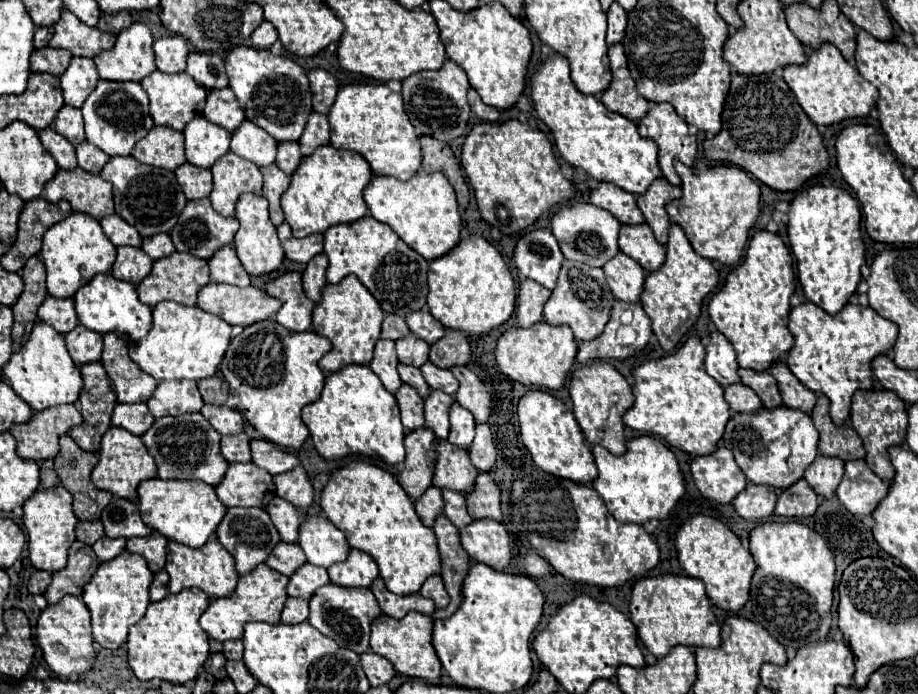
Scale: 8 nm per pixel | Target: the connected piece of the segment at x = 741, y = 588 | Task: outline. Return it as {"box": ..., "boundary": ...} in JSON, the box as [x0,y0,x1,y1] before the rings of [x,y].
{"box":[674,514,756,612],"boundary":[[[694,514],[682,522],[680,530],[676,532],[674,544],[678,552],[678,562],[688,576],[704,580],[706,594],[714,606],[724,608],[728,612],[738,612],[744,606],[744,602],[748,600],[750,578],[754,574],[756,564],[752,560],[752,554],[744,550],[738,536],[732,534],[726,524],[704,514]]]}

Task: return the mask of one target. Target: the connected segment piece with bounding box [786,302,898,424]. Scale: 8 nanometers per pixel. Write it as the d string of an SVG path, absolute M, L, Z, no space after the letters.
M804 302L790 308L788 318L788 328L794 336L794 346L786 356L788 368L806 388L830 398L830 416L836 424L842 424L850 412L852 394L872 388L870 362L894 346L896 324L882 318L874 308L860 304L846 304L838 314L828 314L820 306Z

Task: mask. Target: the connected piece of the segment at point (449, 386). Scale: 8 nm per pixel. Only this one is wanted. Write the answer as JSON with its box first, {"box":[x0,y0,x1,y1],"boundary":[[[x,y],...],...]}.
{"box":[420,362,458,394],"boundary":[[[432,362],[424,364],[424,368],[420,368],[420,370],[422,370],[422,376],[430,384],[432,390],[442,390],[446,394],[454,394],[458,390],[458,380],[452,376],[450,370],[436,368]]]}

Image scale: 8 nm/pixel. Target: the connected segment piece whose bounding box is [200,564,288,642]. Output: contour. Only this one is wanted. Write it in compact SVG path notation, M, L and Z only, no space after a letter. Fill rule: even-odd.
M258 564L252 572L242 574L238 578L238 584L234 592L226 598L214 598L208 604L208 610L200 616L200 626L202 630L220 642L242 638L244 634L244 624L248 622L268 622L268 624L278 624L280 622L280 612L284 608L284 602L288 598L286 594L286 584L288 576L268 568L266 564Z

